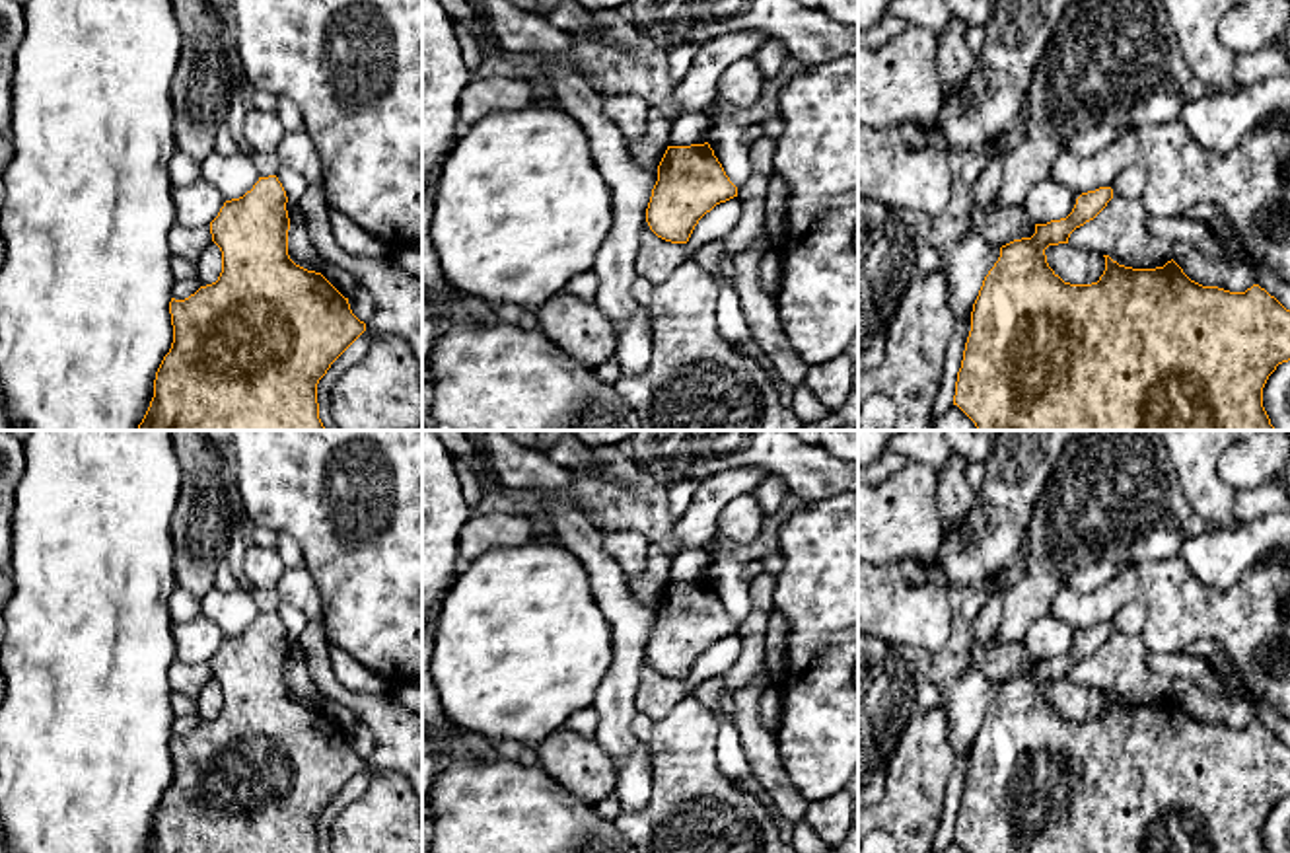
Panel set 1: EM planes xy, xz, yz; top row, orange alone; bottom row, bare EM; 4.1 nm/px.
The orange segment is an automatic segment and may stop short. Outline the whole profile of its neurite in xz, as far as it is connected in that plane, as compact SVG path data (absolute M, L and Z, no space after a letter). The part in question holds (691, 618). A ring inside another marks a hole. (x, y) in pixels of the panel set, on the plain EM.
M708 578L667 582L646 645L650 666L671 680L687 680L699 656L737 633Z

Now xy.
M276 612L259 613L210 658L222 709L189 734L171 734L173 779L144 853L319 853L317 820L366 760L321 709L290 695L286 639Z

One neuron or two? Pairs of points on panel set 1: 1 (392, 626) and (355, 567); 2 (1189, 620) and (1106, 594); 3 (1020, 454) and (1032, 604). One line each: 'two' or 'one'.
1: one
2: one
3: two

